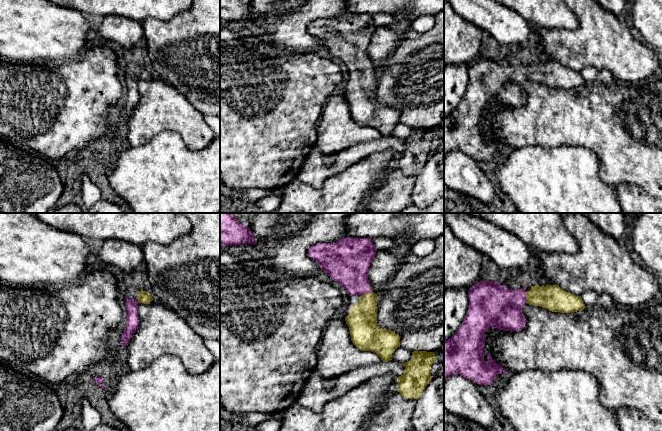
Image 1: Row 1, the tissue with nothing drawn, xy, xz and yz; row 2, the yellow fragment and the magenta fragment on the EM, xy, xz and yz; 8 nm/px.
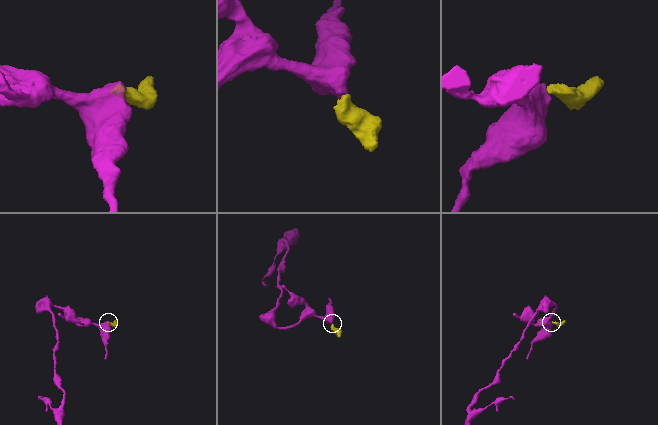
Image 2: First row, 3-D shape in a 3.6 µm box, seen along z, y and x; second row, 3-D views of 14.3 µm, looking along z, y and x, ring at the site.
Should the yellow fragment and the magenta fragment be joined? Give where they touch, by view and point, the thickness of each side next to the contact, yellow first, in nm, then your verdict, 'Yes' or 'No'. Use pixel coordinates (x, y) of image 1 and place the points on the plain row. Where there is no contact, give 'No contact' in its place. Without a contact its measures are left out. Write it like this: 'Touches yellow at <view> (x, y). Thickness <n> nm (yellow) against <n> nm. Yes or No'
Touches yellow at xz (367, 69). Thickness 240 nm (yellow) against 280 nm. Yes

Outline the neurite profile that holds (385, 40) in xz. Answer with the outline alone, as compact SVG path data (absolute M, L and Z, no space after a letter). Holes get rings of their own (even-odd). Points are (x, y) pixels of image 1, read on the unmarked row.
M397 13L394 17L398 20L408 21L410 25L404 30L395 30L389 27L377 27L369 43L367 53L373 68L379 72L386 64L394 50L400 44L405 32L411 28L411 22L415 19L406 13Z

